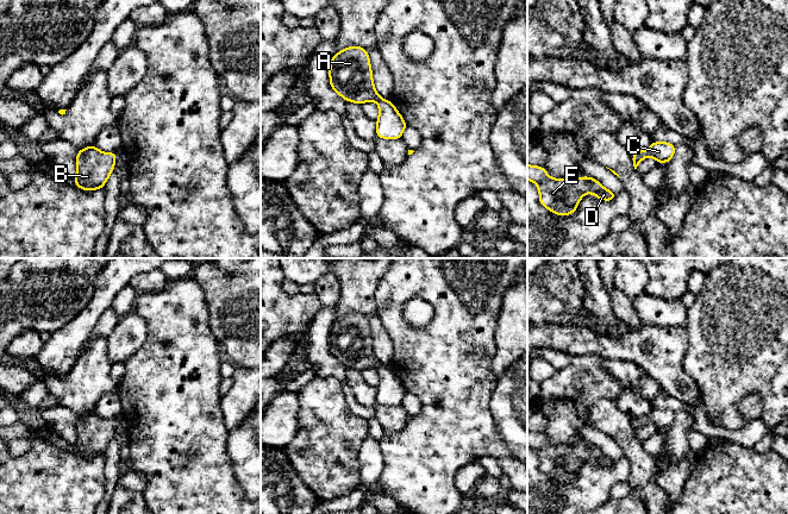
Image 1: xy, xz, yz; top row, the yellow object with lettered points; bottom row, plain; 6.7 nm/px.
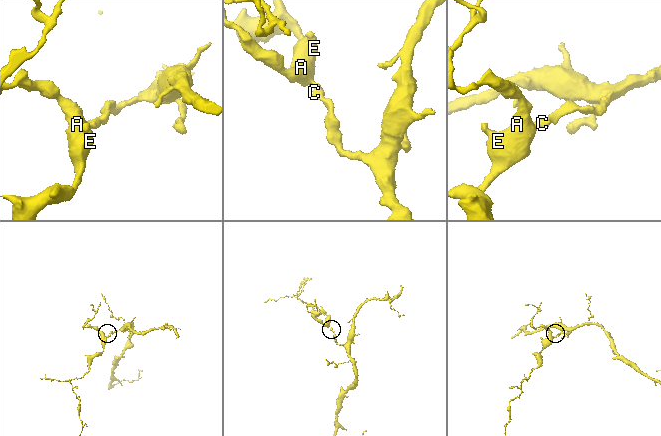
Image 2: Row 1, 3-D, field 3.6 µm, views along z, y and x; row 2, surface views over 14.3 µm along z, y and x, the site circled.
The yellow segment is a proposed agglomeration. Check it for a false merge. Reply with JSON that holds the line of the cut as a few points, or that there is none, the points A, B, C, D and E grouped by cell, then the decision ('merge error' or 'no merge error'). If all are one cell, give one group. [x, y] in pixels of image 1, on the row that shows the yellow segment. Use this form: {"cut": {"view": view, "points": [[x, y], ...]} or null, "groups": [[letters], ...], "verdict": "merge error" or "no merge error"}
{"cut": null, "groups": [["A", "B", "C", "D", "E"]], "verdict": "no merge error"}

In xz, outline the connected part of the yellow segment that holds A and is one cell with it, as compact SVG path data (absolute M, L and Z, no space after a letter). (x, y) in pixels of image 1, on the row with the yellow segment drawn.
M349 46L331 59L330 84L345 101L362 105L376 101L380 115L376 119L376 138L401 139L407 124L390 100L383 100L373 82L368 51L361 46Z

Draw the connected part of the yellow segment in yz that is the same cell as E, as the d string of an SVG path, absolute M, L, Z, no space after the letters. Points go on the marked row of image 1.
M527 164L527 180L538 186L539 203L557 215L573 214L586 193L593 193L598 199L609 202L618 194L607 190L589 176L576 180L551 178L544 167Z

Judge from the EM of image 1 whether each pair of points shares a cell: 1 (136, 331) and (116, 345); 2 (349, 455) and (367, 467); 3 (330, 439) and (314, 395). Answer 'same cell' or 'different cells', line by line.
1: same cell
2: different cells
3: same cell

